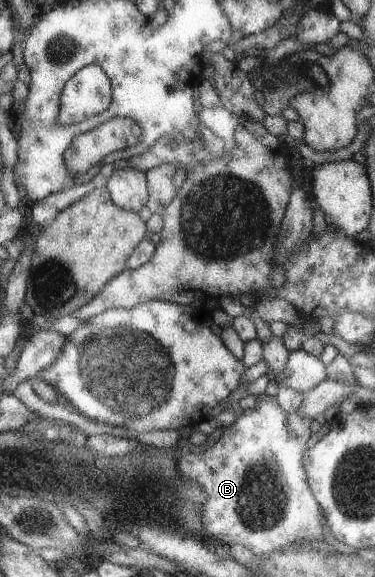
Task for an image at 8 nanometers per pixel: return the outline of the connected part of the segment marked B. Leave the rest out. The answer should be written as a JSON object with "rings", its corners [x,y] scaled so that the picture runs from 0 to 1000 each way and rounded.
{"rings":[[[701,678],[701,681],[683,685],[675,705],[643,712],[624,733],[600,738],[592,744],[584,761],[579,761],[579,766],[571,768],[565,775],[557,775],[544,782],[536,780],[536,783],[504,782],[504,785],[493,785],[475,795],[472,811],[485,828],[528,837],[541,846],[541,851],[549,853],[549,868],[539,872],[539,886],[541,927],[547,927],[547,932],[552,932],[555,938],[568,939],[584,948],[608,950],[621,945],[648,946],[653,951],[664,951],[677,964],[688,965],[720,960],[728,951],[739,953],[763,945],[781,943],[784,939],[797,941],[803,936],[819,936],[821,939],[861,936],[856,901],[867,898],[867,893],[861,893],[853,879],[843,873],[843,868],[827,853],[805,801],[813,768],[819,768],[819,761],[824,761],[832,752],[824,745],[829,733],[835,733],[835,724],[811,724],[787,714],[771,716],[755,712],[736,697],[736,692],[728,686],[715,686],[707,678]]]}

